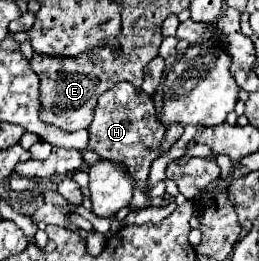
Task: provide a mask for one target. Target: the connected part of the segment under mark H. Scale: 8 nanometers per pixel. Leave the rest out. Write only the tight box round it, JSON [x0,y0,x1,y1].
[88,81,166,183]

